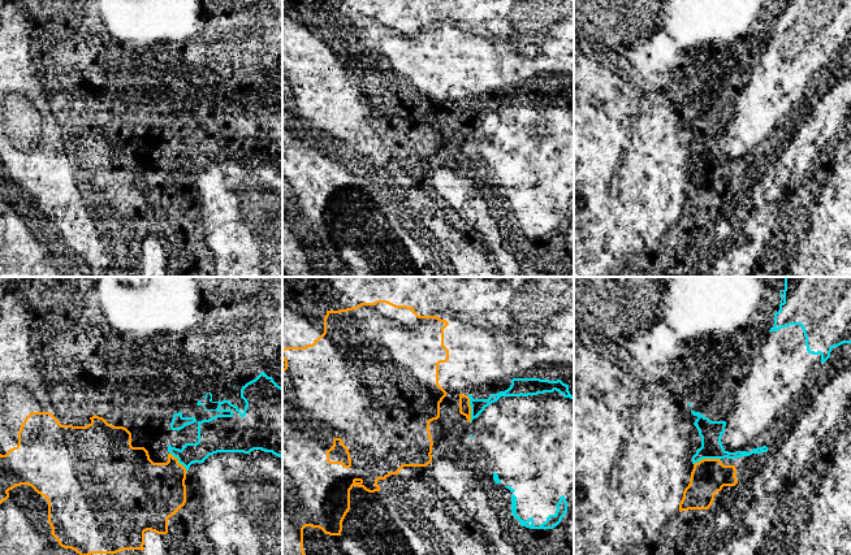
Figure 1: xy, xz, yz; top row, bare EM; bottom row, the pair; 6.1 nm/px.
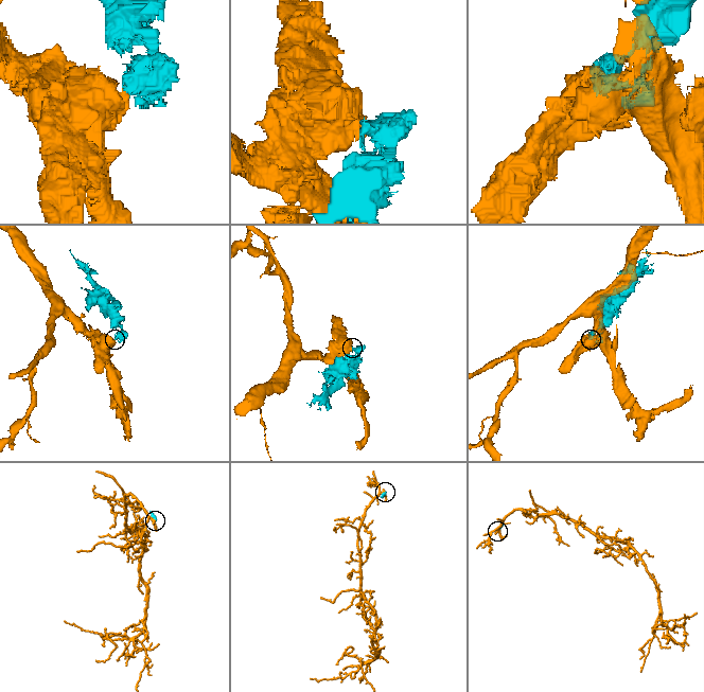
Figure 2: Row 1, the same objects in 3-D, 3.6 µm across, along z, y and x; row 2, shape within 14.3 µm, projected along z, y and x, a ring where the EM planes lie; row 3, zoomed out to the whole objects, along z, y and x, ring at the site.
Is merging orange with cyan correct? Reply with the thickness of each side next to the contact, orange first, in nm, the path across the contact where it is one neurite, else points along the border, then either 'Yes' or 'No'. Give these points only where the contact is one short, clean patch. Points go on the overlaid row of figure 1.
Thickness 80 nm (orange) against 90 nm. Boundary: xz (466, 395), (470, 403), (470, 423). No

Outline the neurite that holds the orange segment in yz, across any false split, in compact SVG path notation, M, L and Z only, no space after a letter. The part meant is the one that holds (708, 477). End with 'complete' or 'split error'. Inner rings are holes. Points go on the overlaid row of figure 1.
M703 459L694 464L688 486L683 491L679 512L708 510L723 486L735 486L735 465L723 465L720 459Z | complete

